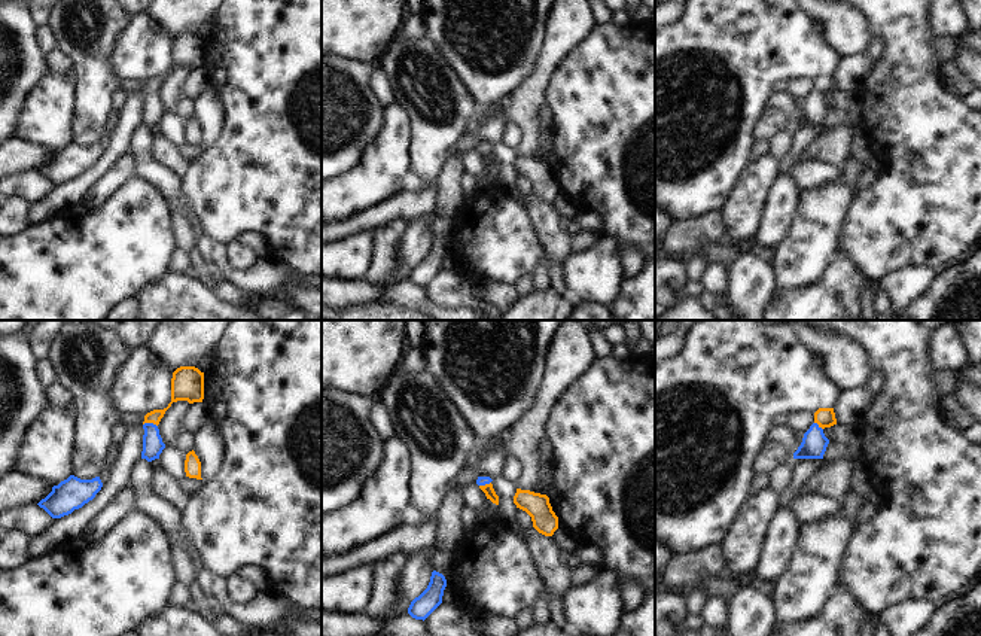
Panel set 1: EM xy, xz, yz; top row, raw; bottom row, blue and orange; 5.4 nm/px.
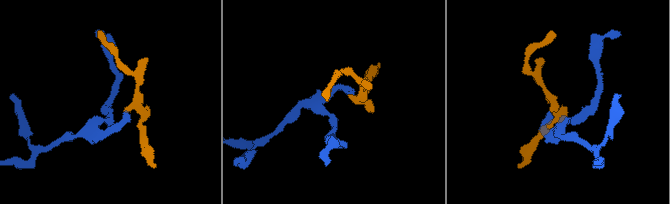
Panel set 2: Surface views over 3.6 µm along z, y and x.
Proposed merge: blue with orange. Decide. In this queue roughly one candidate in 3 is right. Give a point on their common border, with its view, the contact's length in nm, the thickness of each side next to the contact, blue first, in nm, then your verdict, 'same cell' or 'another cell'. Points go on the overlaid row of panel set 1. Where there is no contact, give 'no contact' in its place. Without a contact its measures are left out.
xy (151, 423) | 80 nm | 110/130 nm | same cell

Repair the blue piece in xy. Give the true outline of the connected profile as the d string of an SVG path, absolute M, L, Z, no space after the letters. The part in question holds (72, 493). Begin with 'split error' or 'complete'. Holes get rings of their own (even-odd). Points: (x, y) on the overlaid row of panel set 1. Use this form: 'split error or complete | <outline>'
complete | M70 475L58 486L54 486L52 492L37 505L43 508L52 518L61 518L92 500L101 487L103 483L100 477L92 480L80 480L74 475Z

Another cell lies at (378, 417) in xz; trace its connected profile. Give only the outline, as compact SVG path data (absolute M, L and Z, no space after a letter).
M375 399L368 410L368 422L381 441L387 441L394 436L390 414L378 399Z

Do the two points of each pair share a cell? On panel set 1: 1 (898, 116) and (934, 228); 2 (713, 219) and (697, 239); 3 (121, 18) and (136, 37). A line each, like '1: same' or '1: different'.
1: same
2: same
3: different

